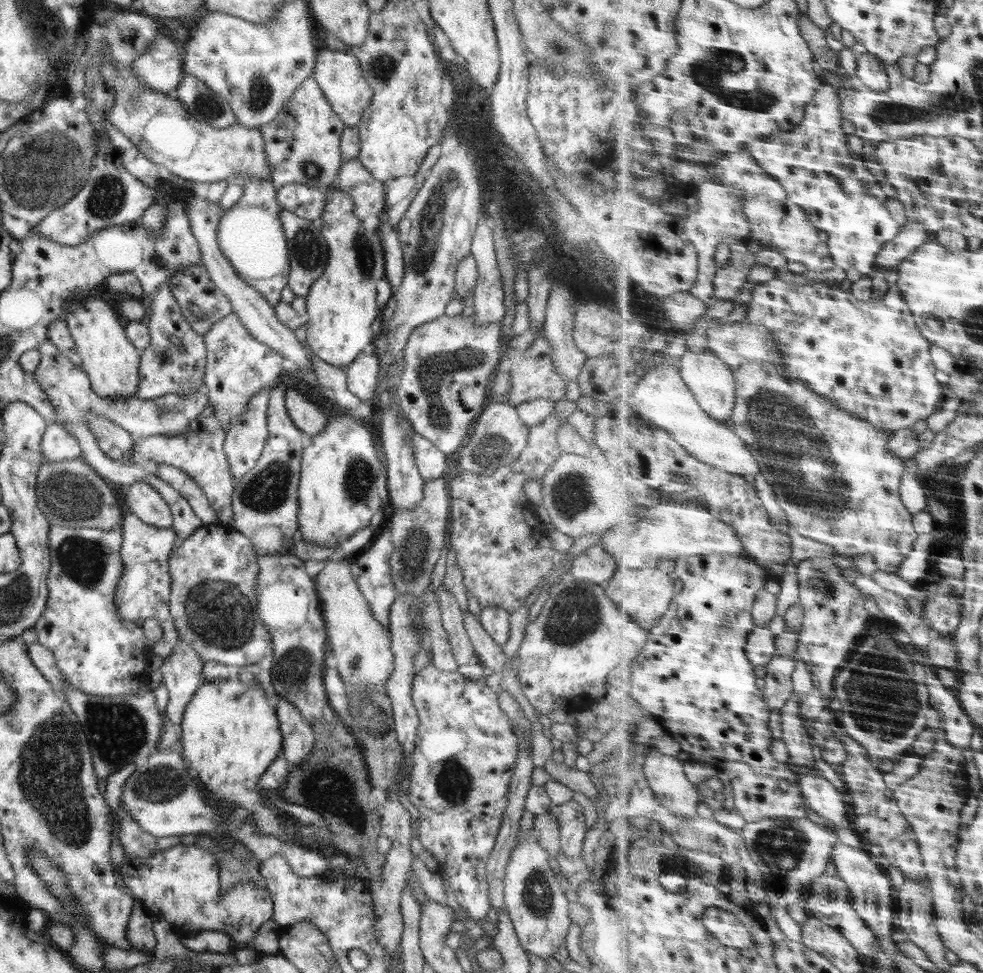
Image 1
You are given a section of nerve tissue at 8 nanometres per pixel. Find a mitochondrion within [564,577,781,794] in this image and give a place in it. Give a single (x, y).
(724, 626)

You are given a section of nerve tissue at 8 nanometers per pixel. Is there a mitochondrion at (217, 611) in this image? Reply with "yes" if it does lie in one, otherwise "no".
yes

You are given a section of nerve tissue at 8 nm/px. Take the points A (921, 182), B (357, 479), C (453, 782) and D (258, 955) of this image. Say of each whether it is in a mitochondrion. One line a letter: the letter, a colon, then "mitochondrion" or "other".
A: other
B: mitochondrion
C: mitochondrion
D: other

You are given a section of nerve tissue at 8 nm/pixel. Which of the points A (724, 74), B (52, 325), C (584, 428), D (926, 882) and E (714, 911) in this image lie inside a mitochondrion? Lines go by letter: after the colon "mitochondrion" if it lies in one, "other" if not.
A: mitochondrion
B: other
C: other
D: other
E: other

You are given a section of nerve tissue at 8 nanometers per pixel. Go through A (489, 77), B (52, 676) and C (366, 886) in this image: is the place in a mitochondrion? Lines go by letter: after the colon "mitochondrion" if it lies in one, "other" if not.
A: other
B: other
C: other

